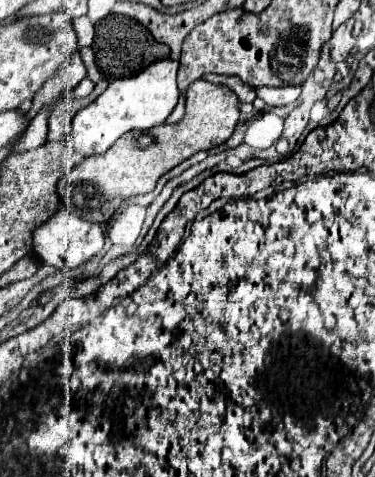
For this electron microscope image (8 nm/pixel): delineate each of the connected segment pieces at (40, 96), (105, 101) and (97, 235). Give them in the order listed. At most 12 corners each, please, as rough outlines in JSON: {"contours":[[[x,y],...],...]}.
{"contours":[[[74,50],[62,70],[36,92],[32,106],[42,108],[54,94],[76,86],[86,68]],[[178,62],[112,80],[78,110],[76,156],[162,124],[178,102]],[[56,212],[34,230],[34,252],[78,268],[104,248],[102,224]]]}

